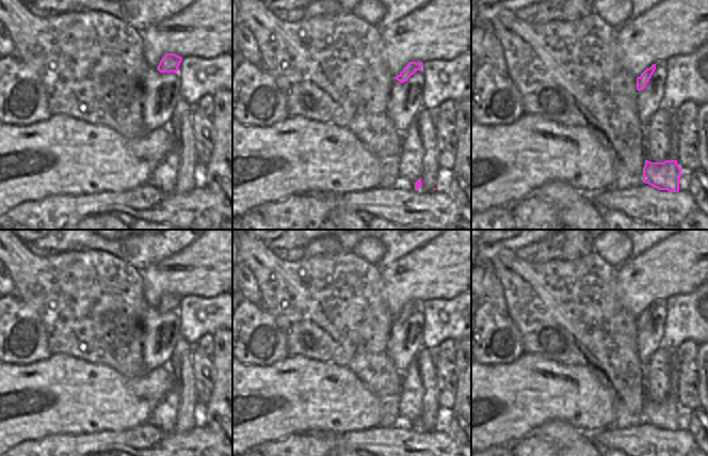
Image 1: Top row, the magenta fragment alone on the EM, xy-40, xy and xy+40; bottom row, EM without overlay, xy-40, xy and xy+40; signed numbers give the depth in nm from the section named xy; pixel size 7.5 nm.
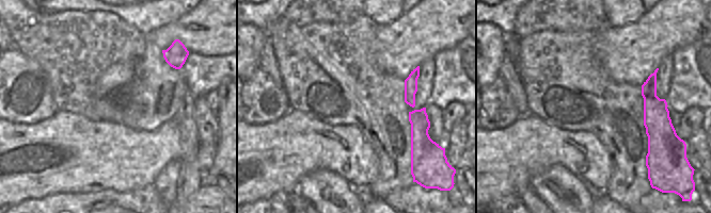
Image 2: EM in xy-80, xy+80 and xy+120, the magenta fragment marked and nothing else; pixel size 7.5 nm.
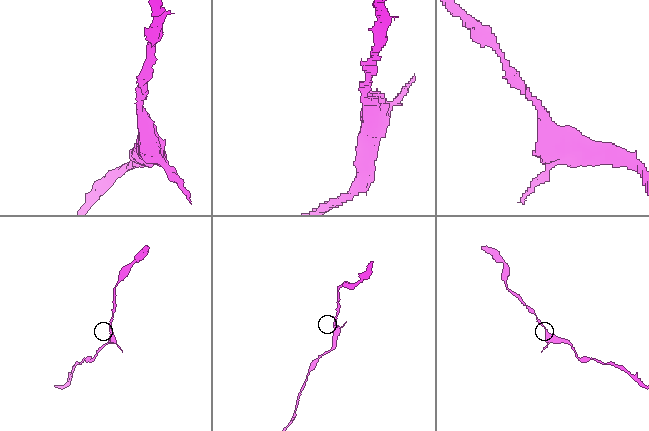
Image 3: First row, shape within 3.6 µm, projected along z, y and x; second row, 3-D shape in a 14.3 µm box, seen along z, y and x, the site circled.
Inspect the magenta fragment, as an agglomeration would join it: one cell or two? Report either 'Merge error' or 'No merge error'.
No merge error

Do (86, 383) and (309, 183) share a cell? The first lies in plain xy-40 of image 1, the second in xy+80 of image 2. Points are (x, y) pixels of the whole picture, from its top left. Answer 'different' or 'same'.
different

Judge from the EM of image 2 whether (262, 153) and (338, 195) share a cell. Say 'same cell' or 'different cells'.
different cells

